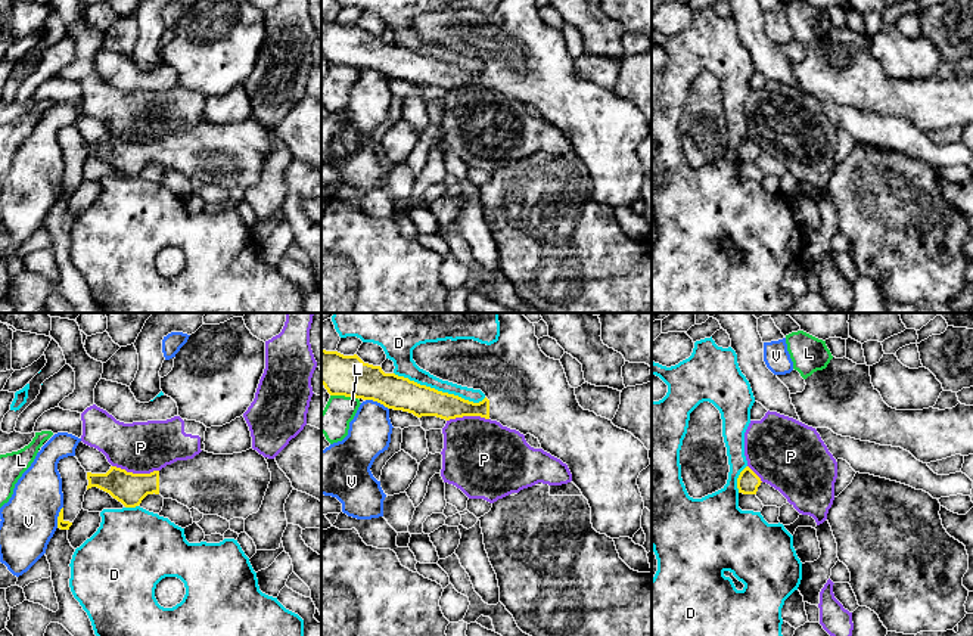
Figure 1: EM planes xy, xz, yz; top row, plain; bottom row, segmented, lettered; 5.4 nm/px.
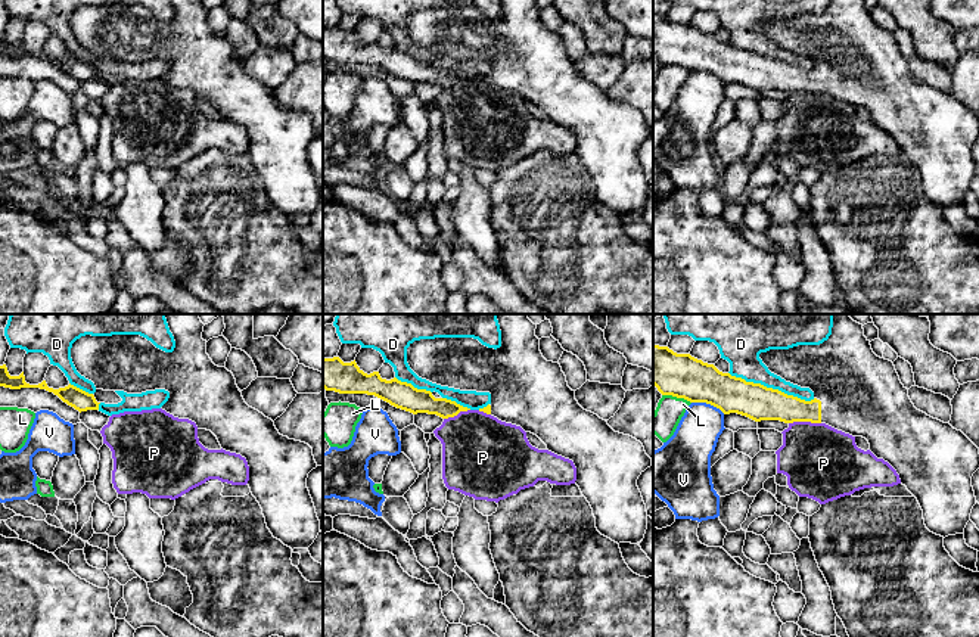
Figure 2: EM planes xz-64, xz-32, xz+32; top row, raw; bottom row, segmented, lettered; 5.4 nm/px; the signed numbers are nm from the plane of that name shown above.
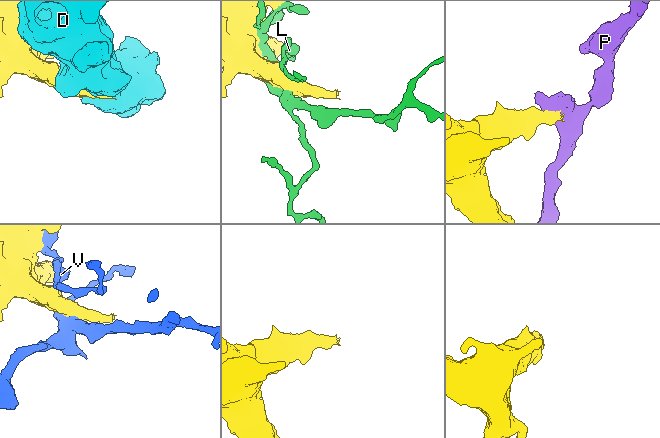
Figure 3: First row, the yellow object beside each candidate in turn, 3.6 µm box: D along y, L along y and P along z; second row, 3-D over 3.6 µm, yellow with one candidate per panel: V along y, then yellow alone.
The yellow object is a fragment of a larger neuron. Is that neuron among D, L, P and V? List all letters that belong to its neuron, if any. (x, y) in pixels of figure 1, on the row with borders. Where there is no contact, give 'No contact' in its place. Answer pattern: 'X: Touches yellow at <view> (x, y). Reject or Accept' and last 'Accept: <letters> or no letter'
D: Touches yellow at xz (440, 391). Reject
L: Touches yellow at xz (344, 394). Reject
P: Touches yellow at xy (136, 474). Reject
V: Touches yellow at xz (378, 402). Reject
Accept: no letter

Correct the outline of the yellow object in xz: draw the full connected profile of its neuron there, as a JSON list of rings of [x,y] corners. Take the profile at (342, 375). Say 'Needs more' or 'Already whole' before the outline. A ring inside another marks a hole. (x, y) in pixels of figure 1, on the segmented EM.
Needs more. [[[498,313],[498,322],[500,336],[491,345],[473,339],[447,339],[420,344],[413,350],[413,360],[420,369],[442,381],[481,390],[485,398],[479,403],[420,385],[395,373],[385,373],[380,366],[364,363],[357,354],[343,356],[323,348],[321,384],[330,395],[373,400],[417,418],[436,416],[450,421],[481,416],[523,435],[531,434],[544,452],[568,465],[572,483],[591,508],[593,528],[610,539],[632,539],[641,528],[644,502],[637,478],[650,465],[649,450],[631,432],[579,406],[560,360],[550,359],[541,351],[534,323],[522,313]]]

